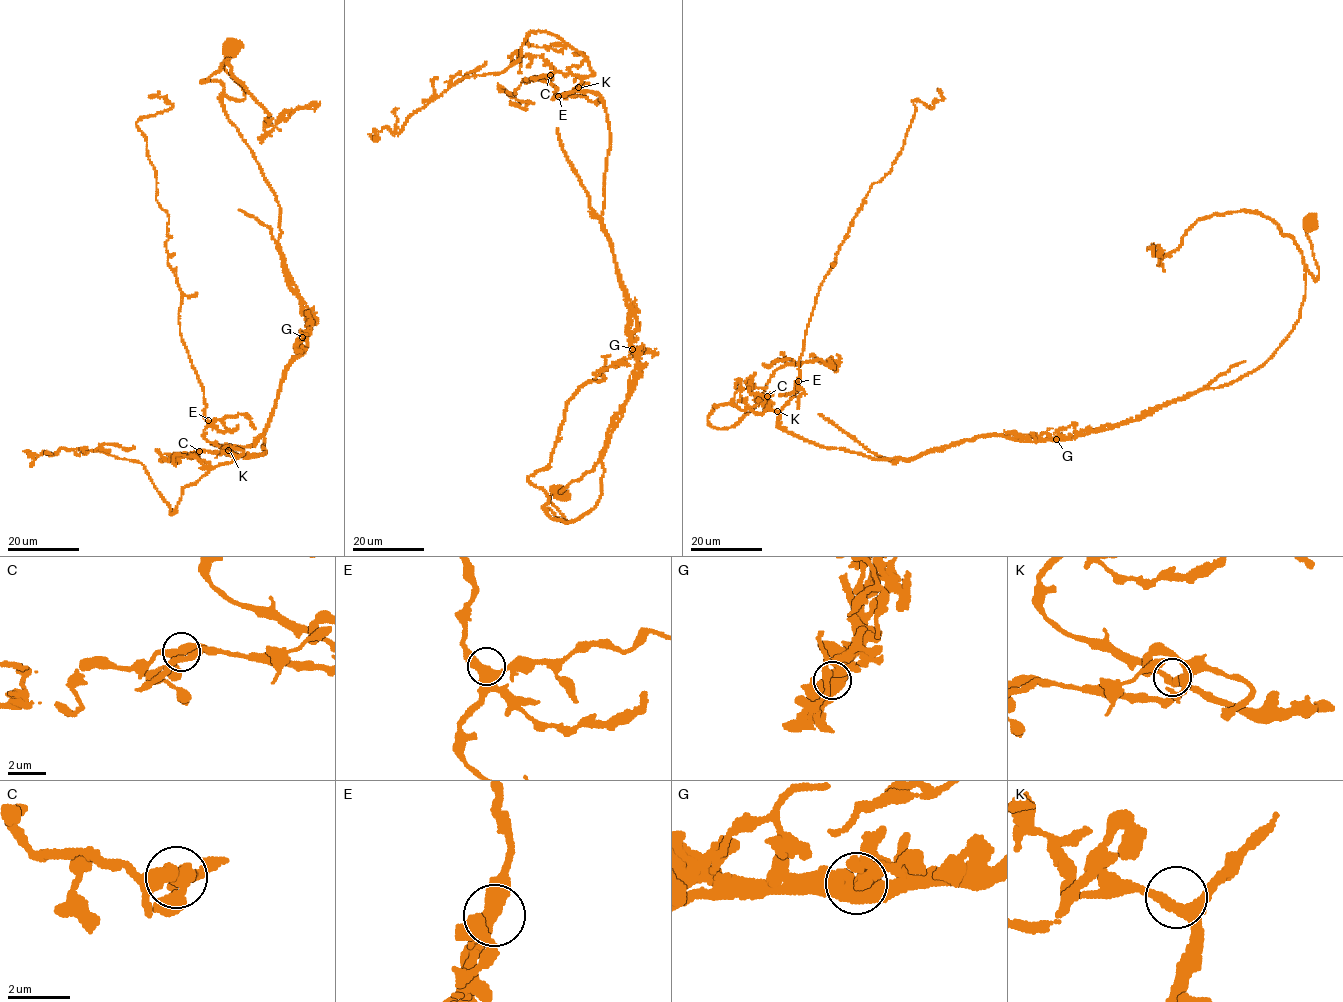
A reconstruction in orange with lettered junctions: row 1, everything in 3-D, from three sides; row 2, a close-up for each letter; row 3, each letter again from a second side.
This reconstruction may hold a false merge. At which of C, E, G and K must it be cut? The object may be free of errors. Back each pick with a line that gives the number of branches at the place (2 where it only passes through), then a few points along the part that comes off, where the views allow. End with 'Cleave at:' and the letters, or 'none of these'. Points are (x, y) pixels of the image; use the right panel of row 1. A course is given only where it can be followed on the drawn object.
G: 3 | (1056, 439), (976, 436), (941, 450), (924, 452), (909, 460), (891, 461), (868, 451), (819, 413)
Cleave at: G

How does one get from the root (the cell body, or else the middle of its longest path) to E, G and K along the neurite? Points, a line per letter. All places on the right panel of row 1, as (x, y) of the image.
E: (1309, 221), (1318, 277), (1305, 267), (1284, 342), (1139, 420), (871, 458), (784, 432), (798, 381)
G: (1309, 221), (1305, 234), (1318, 277), (1305, 267), (1299, 319), (1265, 363), (1139, 420), (1056, 439)
K: (1309, 221), (1318, 277), (1305, 267), (1284, 342), (1251, 372), (1139, 420), (881, 459), (784, 432), (777, 411)

